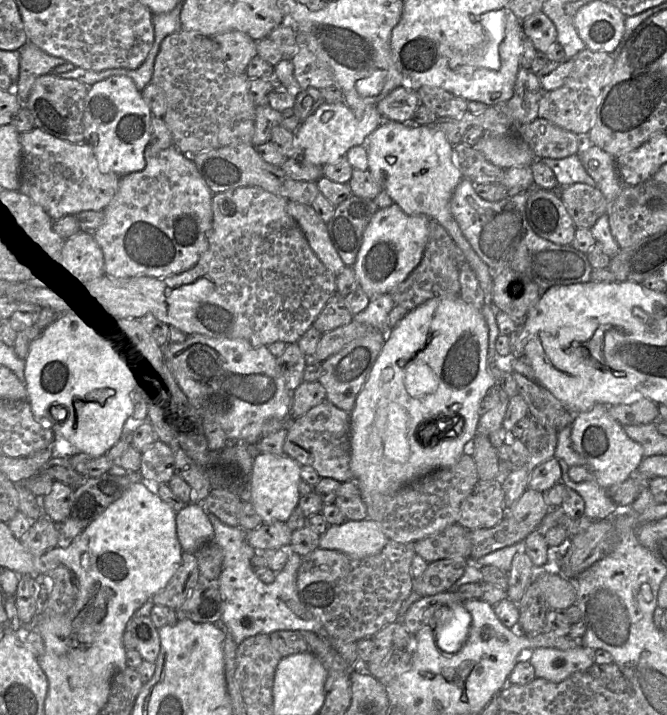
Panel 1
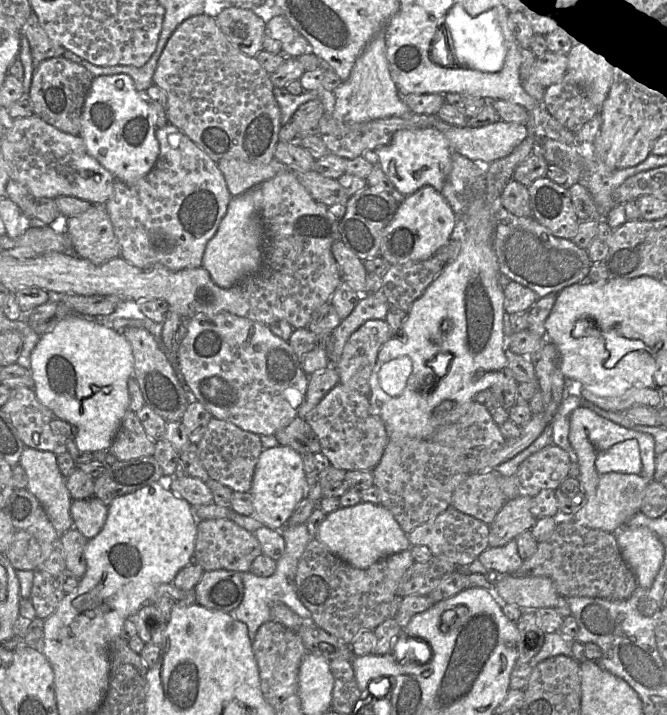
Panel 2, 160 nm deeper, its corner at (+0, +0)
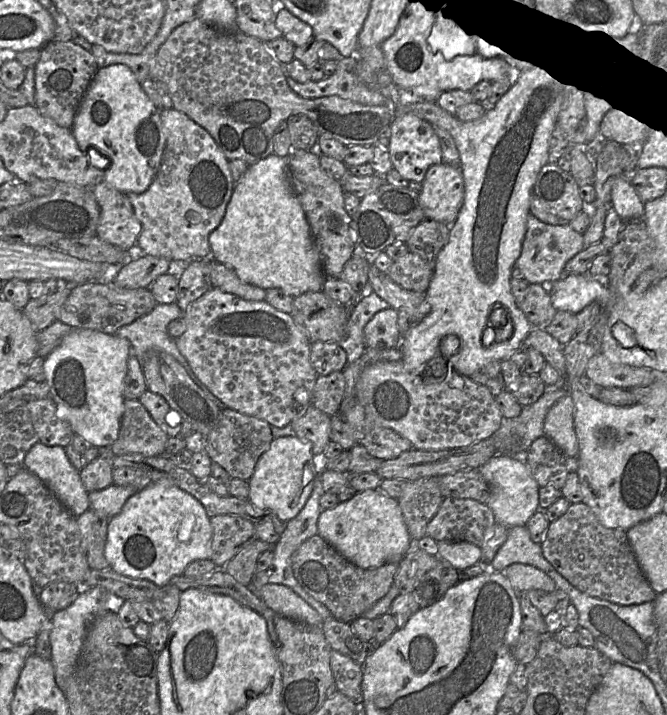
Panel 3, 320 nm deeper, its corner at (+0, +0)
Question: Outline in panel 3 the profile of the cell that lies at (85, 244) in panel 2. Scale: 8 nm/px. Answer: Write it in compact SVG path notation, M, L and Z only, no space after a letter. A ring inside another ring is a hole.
M105 181L94 185L93 193L100 207L96 236L125 251L137 246L141 224L127 195Z

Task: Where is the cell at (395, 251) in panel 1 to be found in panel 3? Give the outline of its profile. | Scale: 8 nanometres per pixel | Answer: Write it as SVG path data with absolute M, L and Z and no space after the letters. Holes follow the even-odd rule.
M440 163L426 172L419 191L425 219L451 225L464 200L464 180L459 165Z

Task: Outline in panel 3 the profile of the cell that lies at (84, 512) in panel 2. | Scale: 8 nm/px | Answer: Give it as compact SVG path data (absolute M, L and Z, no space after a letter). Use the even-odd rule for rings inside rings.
M112 484L103 490L89 493L90 508L111 519L121 511L126 500L137 491L139 490L136 488Z

